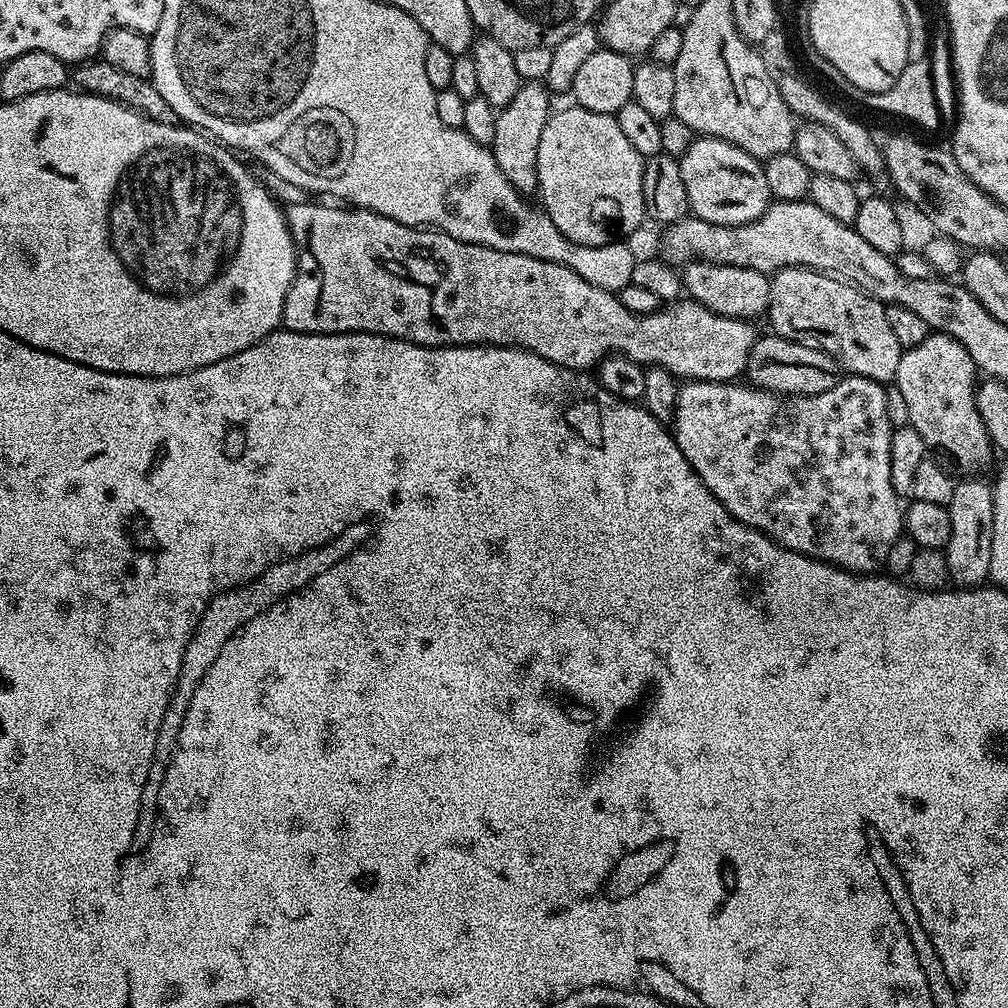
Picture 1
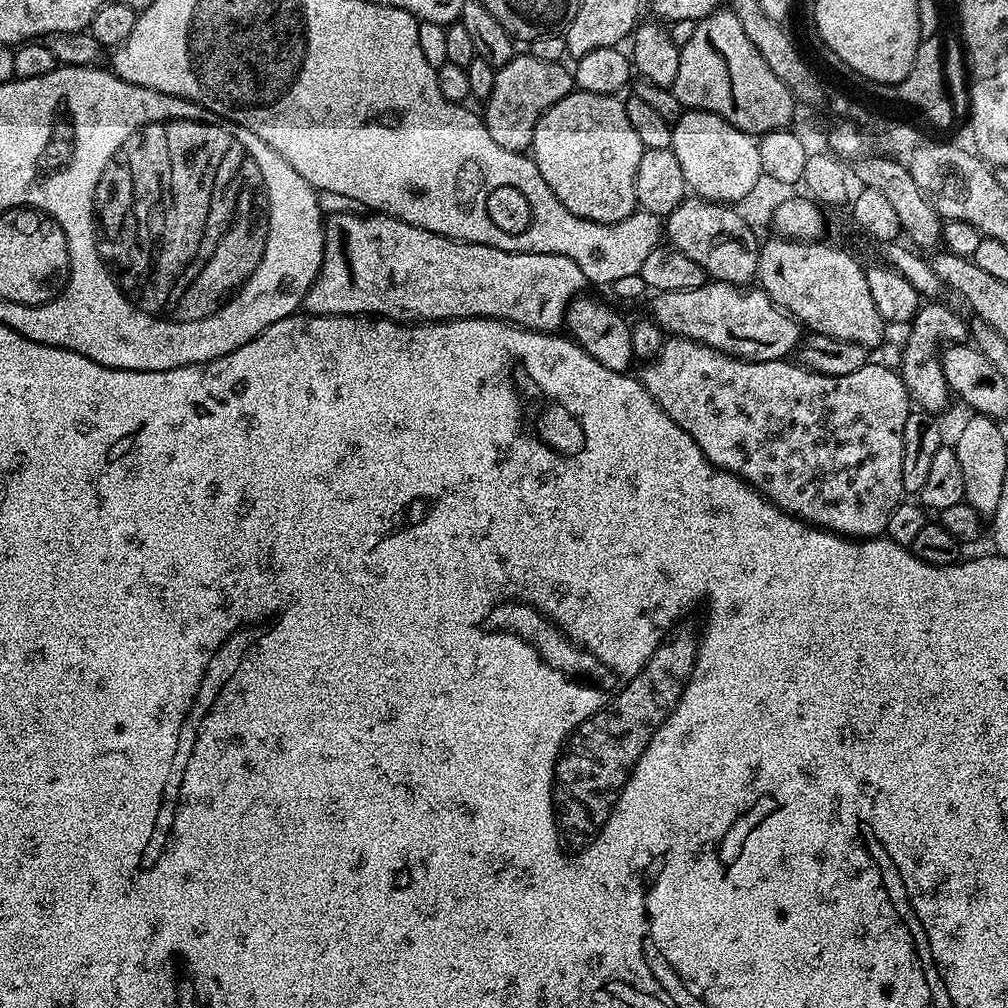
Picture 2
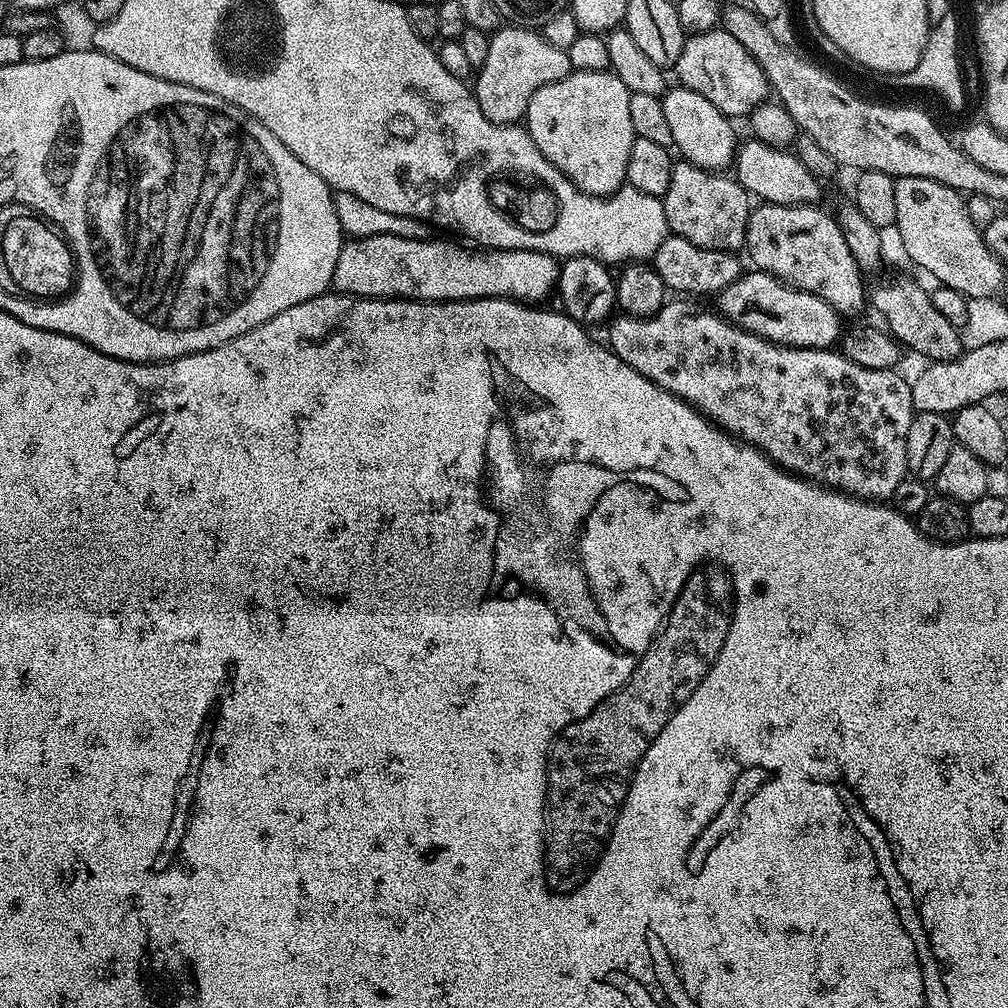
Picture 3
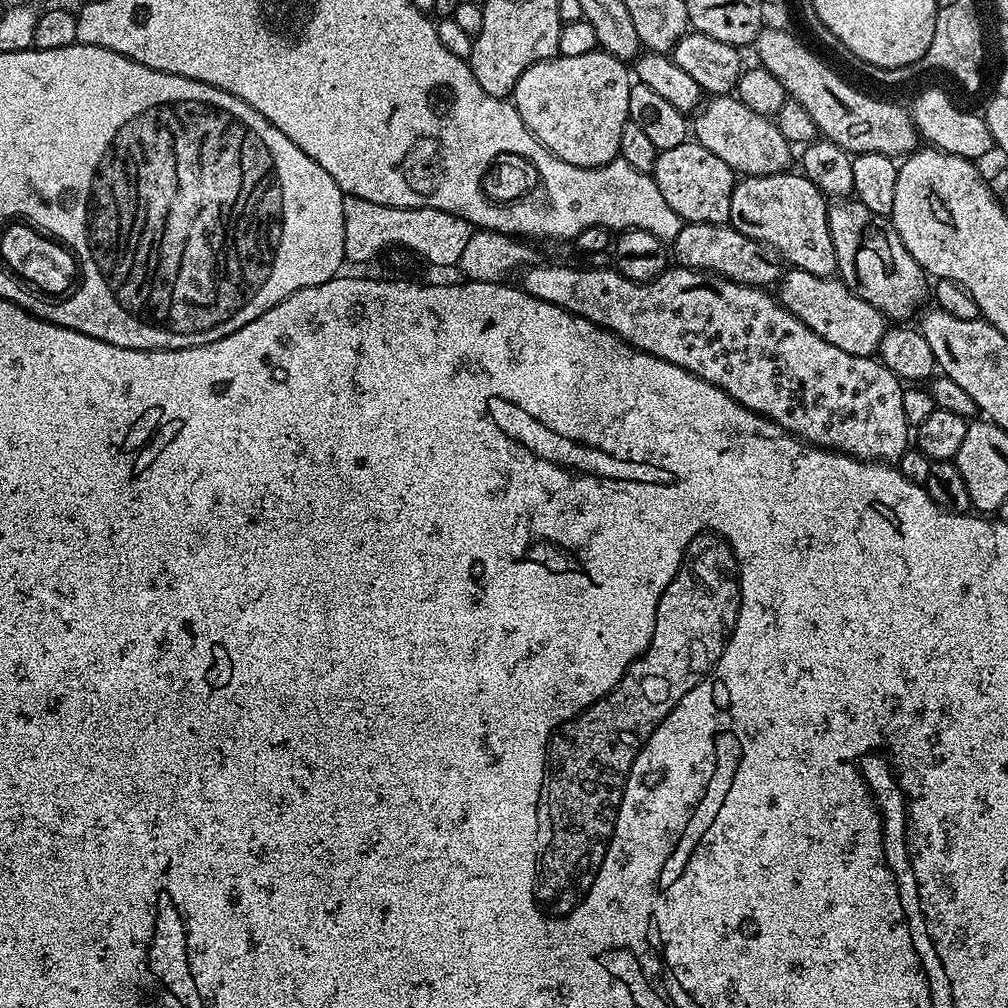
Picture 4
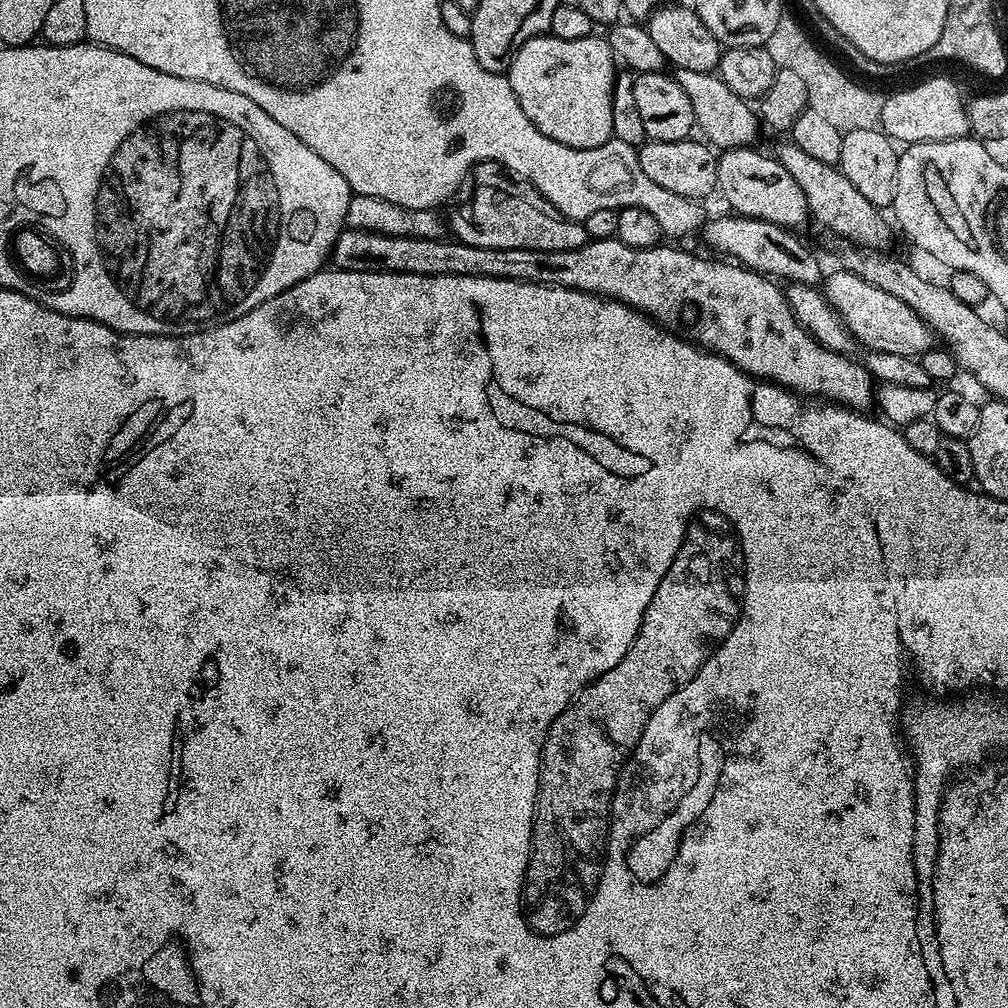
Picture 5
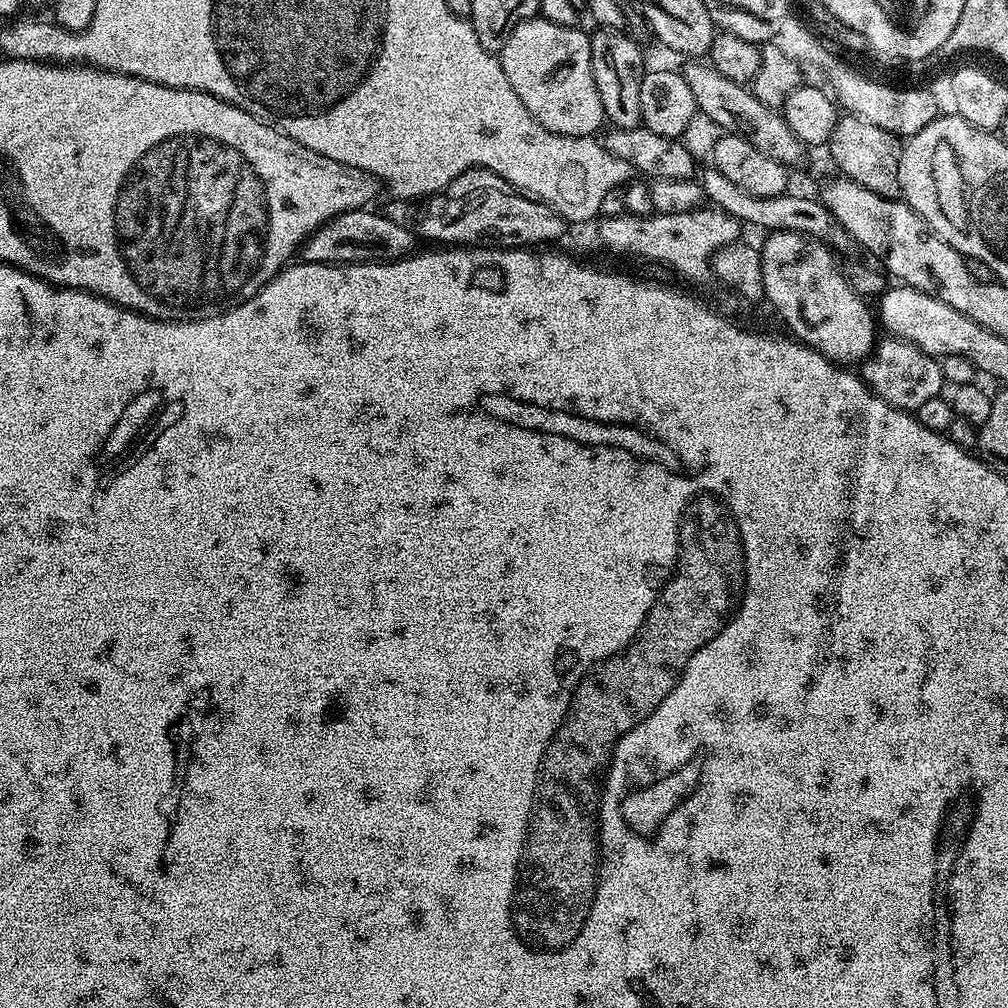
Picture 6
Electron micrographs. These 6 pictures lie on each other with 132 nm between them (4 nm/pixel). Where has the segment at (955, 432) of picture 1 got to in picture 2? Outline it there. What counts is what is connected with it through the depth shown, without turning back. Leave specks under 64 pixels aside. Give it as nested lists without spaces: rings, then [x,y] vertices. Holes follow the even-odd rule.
[[[938,302],[921,303],[918,314],[912,319],[907,329],[908,341],[904,344],[904,357],[898,363],[898,371],[904,378],[904,384],[908,387],[909,397],[916,400],[921,409],[933,414],[940,414],[940,411],[950,401],[948,383],[940,365],[940,354],[942,346],[950,344],[963,344],[969,339],[968,326],[965,317],[960,317],[952,308]]]

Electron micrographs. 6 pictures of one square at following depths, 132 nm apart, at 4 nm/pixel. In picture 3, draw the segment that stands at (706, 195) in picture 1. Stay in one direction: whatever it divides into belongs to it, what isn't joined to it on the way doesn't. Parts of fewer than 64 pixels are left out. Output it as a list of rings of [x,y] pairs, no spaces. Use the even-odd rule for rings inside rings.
[[[683,86],[669,87],[660,101],[670,125],[675,151],[680,151],[679,155],[683,159],[699,168],[713,170],[727,169],[727,164],[729,167],[735,161],[738,139],[736,140],[736,132],[732,129],[733,121],[724,116],[722,110],[714,106],[714,102],[709,102],[702,98],[702,94]]]

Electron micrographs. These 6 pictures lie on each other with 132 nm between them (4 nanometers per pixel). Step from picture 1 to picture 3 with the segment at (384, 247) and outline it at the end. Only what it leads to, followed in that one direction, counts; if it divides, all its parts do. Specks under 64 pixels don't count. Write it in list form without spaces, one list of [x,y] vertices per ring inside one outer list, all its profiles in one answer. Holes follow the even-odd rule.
[[[396,236],[345,239],[338,254],[338,266],[334,266],[332,288],[348,296],[369,296],[375,300],[481,300],[487,296],[503,296],[506,300],[544,302],[557,287],[560,278],[557,257],[521,248],[513,252],[459,248],[456,244],[434,239],[415,240]],[[745,271],[715,297],[715,307],[724,319],[746,329],[750,334],[787,348],[831,349],[835,345],[832,343],[841,339],[842,318],[834,306],[830,306],[830,302],[822,302],[822,298],[806,290],[791,288],[768,272],[751,271]]]

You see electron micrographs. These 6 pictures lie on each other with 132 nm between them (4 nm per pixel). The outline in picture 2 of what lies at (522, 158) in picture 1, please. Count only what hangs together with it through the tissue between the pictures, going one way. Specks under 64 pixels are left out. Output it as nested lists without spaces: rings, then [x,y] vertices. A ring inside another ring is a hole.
[[[516,54],[510,62],[496,69],[494,86],[482,104],[482,119],[486,130],[490,130],[490,138],[494,138],[502,150],[527,153],[531,149],[541,114],[574,91],[573,73],[564,67],[563,63],[542,62],[542,58],[530,54]]]

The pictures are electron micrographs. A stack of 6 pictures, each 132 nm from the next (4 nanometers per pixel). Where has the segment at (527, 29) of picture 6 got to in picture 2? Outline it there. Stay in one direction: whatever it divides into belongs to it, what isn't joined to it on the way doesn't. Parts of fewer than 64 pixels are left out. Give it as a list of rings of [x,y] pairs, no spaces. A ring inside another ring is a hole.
[[[574,90],[541,114],[530,155],[542,178],[546,178],[546,186],[554,190],[554,198],[570,214],[590,222],[613,224],[637,211],[634,178],[644,150],[634,126],[630,126],[630,118],[626,118],[624,100],[619,95]]]

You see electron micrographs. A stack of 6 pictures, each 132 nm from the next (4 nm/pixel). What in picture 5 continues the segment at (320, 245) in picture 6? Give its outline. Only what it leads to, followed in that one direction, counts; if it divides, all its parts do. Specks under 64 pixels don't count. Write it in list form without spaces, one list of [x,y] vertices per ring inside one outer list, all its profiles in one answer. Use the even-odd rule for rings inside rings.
[[[348,226],[336,237],[330,260],[337,269],[345,272],[401,272],[402,274],[422,274],[423,276],[481,276],[482,278],[506,278],[514,282],[557,284],[563,288],[582,290],[583,292],[589,292],[595,296],[605,296],[607,300],[617,300],[623,304],[629,304],[631,308],[644,313],[644,315],[656,321],[660,327],[675,332],[676,335],[684,337],[685,340],[691,340],[693,344],[698,344],[701,348],[707,348],[709,352],[717,352],[722,358],[726,358],[734,366],[738,366],[747,376],[754,376],[757,380],[767,380],[769,384],[778,384],[780,387],[789,389],[804,398],[823,398],[825,401],[833,404],[843,404],[845,408],[851,408],[853,410],[868,410],[871,409],[868,408],[871,404],[873,407],[874,378],[869,374],[867,368],[864,367],[859,359],[851,360],[853,358],[851,355],[830,350],[826,346],[822,346],[822,342],[818,342],[814,339],[794,318],[794,314],[788,305],[788,300],[784,297],[784,288],[781,287],[775,279],[769,278],[766,275],[760,275],[759,272],[754,272],[749,268],[745,268],[742,264],[737,262],[723,264],[725,261],[720,258],[714,258],[716,260],[707,260],[704,256],[695,256],[694,253],[683,252],[680,248],[664,247],[665,246],[635,248],[634,246],[626,246],[626,242],[613,238],[611,240],[589,240],[586,246],[578,246],[578,250],[498,250],[494,246],[470,246],[455,238],[441,238],[436,240],[434,238],[391,237],[390,234],[372,233],[364,229],[356,229]]]

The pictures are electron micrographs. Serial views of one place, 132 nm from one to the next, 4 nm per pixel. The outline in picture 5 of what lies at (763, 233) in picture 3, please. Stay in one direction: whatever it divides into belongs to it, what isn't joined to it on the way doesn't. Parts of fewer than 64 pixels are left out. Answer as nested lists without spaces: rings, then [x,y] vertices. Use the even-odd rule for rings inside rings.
[[[740,147],[725,148],[719,153],[716,165],[718,166],[718,178],[716,186],[719,195],[724,195],[724,200],[729,204],[731,211],[738,216],[748,217],[750,219],[762,219],[766,222],[776,223],[780,227],[796,230],[799,224],[809,223],[810,213],[808,203],[806,202],[806,194],[802,194],[802,190],[798,186],[798,182],[794,182],[790,170],[786,170],[786,166],[782,166],[776,161],[775,155],[764,152],[755,152],[756,148]]]

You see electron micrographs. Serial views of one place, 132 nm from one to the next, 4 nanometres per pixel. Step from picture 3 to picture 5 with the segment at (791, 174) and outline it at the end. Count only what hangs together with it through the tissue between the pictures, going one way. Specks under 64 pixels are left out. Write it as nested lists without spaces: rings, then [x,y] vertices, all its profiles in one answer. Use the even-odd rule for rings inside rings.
[[[675,69],[675,78],[682,90],[686,91],[690,98],[690,104],[694,109],[696,125],[706,136],[705,141],[713,147],[723,150],[725,148],[749,147],[756,141],[760,131],[760,120],[755,109],[749,101],[734,94],[732,90],[715,73]]]

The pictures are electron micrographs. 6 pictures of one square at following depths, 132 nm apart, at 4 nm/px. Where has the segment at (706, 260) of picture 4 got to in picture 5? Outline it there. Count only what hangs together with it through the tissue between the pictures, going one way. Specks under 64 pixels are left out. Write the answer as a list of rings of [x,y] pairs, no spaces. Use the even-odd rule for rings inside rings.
[[[727,214],[718,218],[707,219],[701,229],[700,236],[705,242],[722,256],[731,256],[737,263],[742,264],[760,275],[770,278],[781,278],[786,282],[819,285],[824,278],[819,260],[815,254],[798,238],[791,229],[778,226],[776,223],[762,219],[750,219],[744,216]]]

